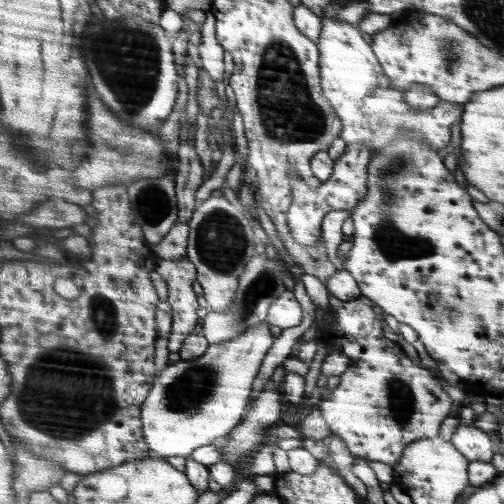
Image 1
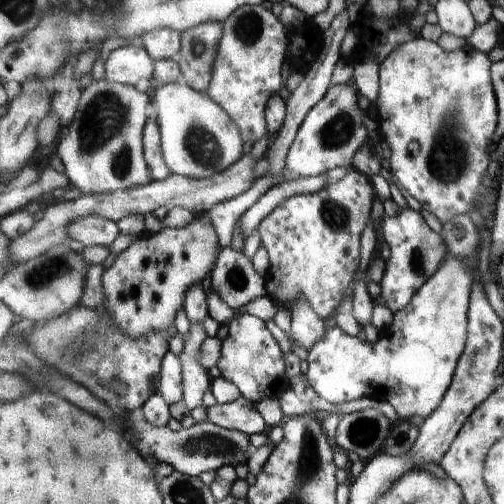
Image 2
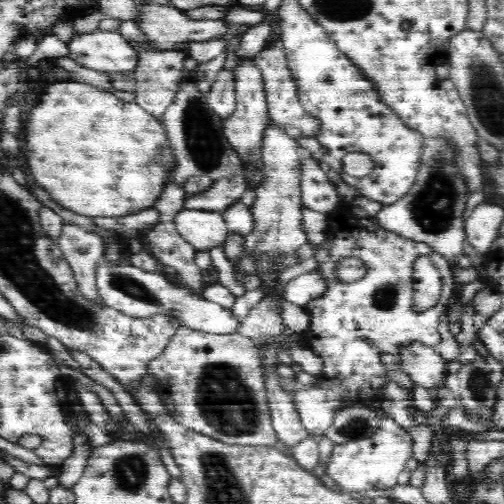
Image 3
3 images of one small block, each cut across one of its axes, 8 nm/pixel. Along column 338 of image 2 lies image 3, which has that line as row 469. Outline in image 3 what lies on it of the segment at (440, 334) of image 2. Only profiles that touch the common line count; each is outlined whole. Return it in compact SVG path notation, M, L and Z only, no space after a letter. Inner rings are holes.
M392 416L378 418L378 430L368 436L346 444L334 444L328 458L328 476L348 492L368 492L368 490L388 490L396 486L400 474L404 474L408 460L414 458L414 440L410 432L392 420Z

